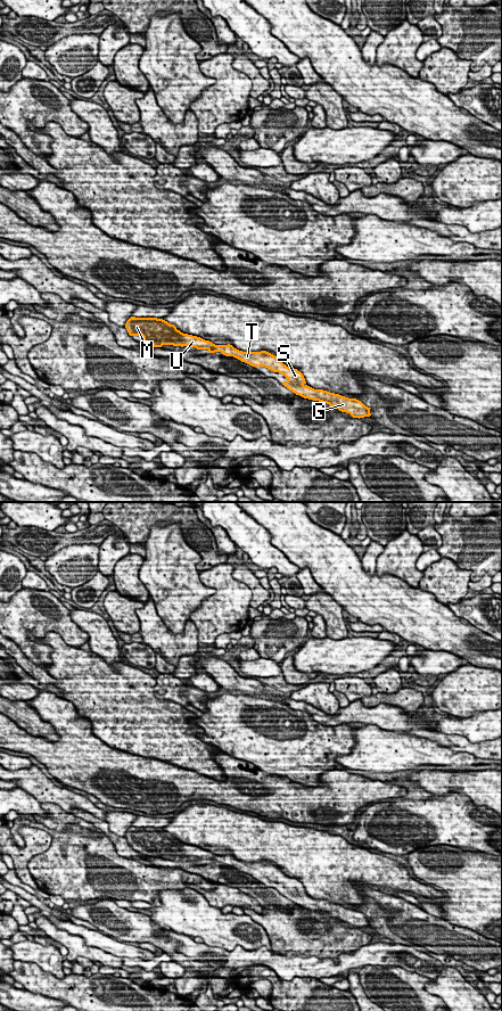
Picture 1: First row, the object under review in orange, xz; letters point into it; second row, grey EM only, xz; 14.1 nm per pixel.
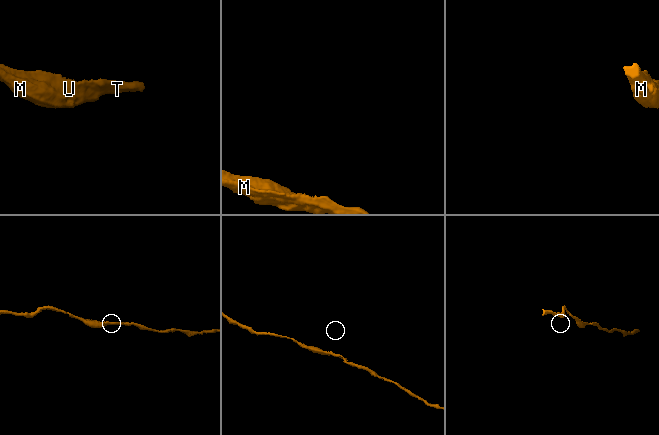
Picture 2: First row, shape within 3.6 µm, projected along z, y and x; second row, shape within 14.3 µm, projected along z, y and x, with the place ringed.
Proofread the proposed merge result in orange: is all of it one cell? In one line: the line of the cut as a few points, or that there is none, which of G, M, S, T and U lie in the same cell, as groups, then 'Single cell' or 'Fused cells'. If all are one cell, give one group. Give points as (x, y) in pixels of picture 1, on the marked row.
No split. Groups: G M S T U. Single cell

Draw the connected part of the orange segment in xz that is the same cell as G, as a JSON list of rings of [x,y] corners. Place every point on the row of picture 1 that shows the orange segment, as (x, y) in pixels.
[[[131,317],[125,328],[130,336],[142,336],[148,346],[162,347],[163,345],[191,346],[197,350],[207,350],[209,353],[221,352],[225,356],[233,356],[252,367],[265,367],[273,372],[279,372],[287,378],[282,385],[304,398],[327,403],[341,412],[349,413],[353,418],[370,417],[370,409],[356,398],[348,398],[323,389],[314,389],[306,385],[301,371],[289,368],[275,355],[266,352],[242,352],[232,345],[215,345],[200,337],[183,334],[174,324],[157,318]]]

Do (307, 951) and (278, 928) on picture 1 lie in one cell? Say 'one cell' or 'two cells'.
one cell

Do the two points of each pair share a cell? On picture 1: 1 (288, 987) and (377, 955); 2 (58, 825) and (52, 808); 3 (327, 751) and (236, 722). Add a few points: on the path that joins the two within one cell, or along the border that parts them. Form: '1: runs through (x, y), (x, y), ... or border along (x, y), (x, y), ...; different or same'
1: border along (318, 978), (294, 977), (288, 981); different
2: runs through (56, 821), (54, 813); same
3: runs through (304, 748), (262, 748), (258, 745); same

